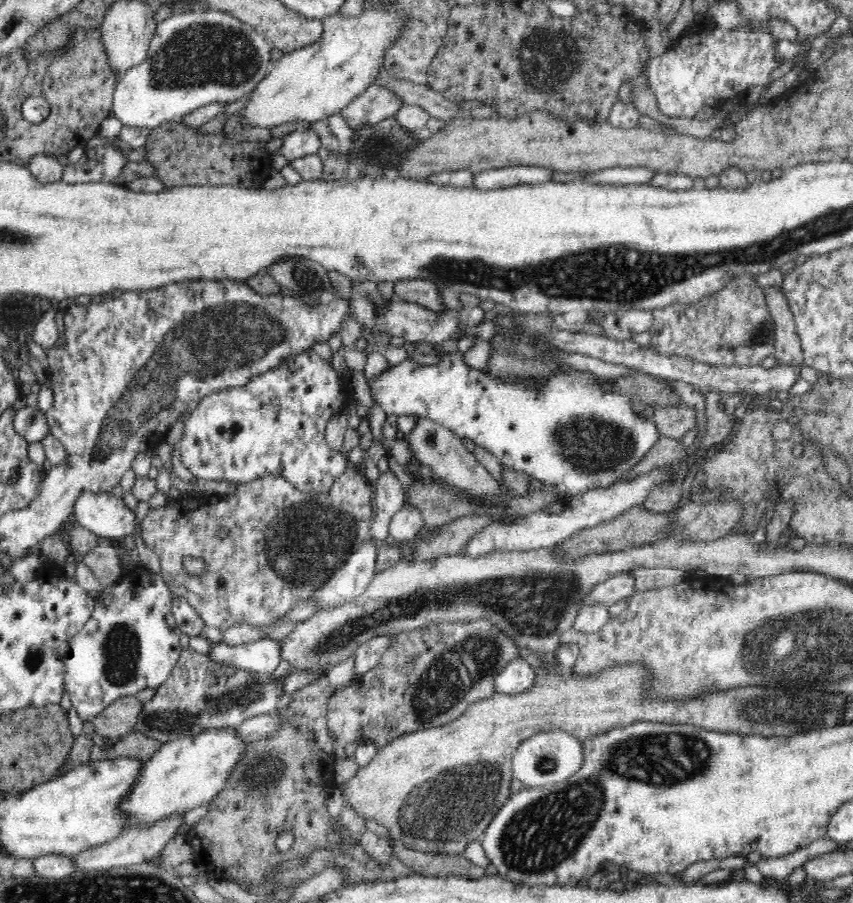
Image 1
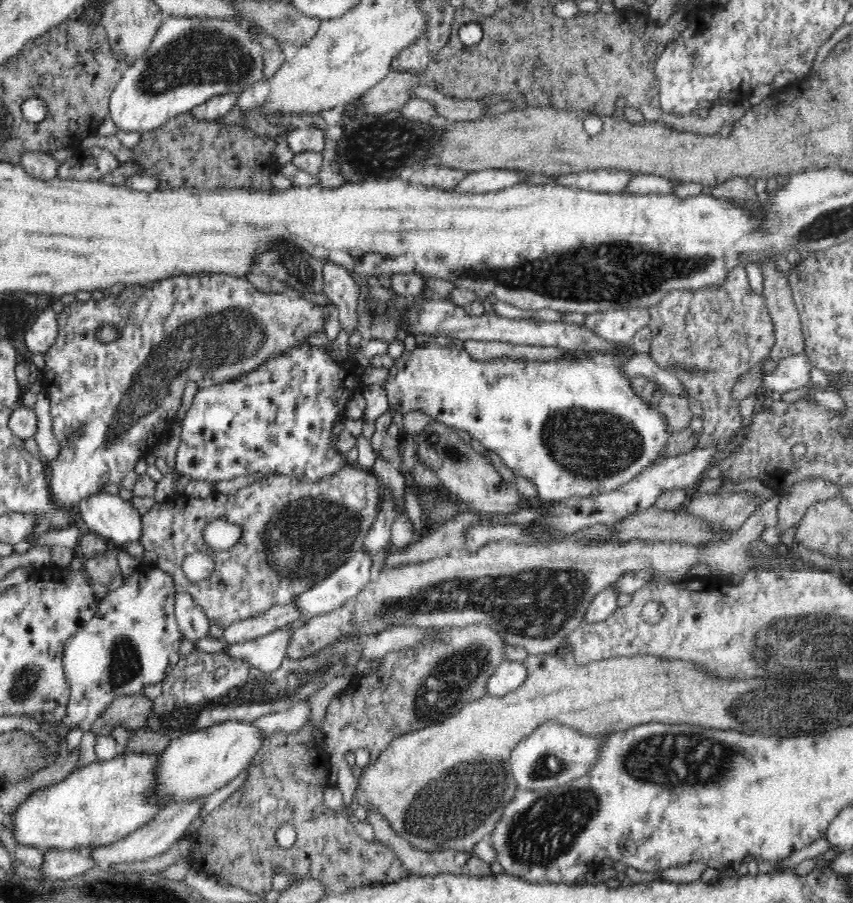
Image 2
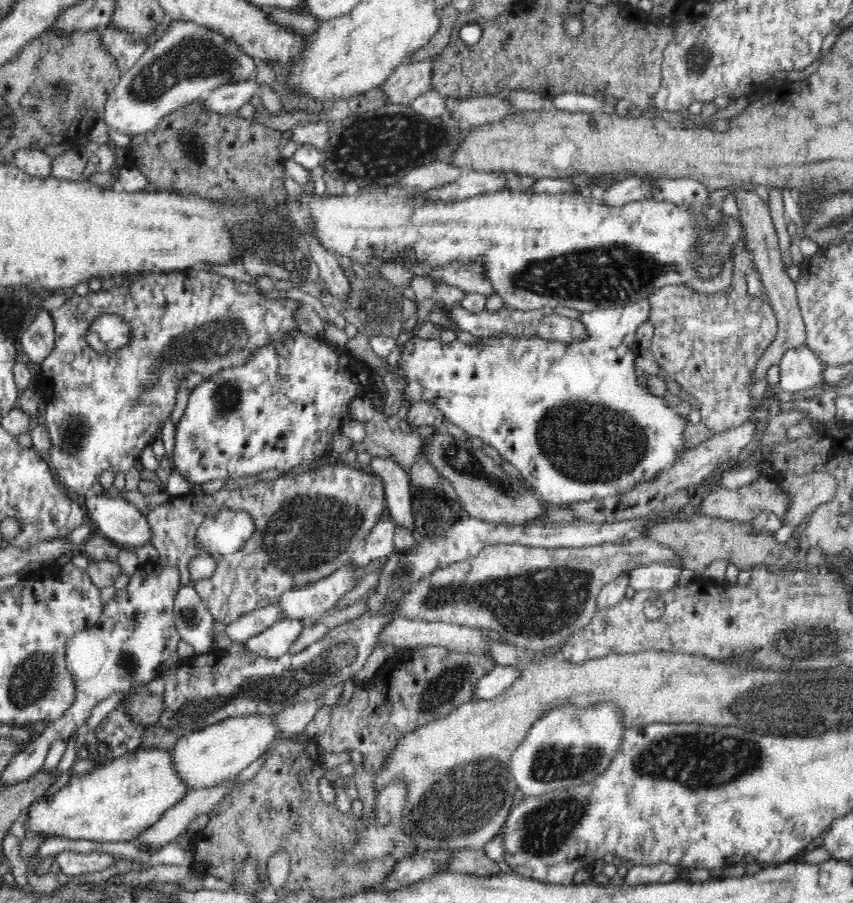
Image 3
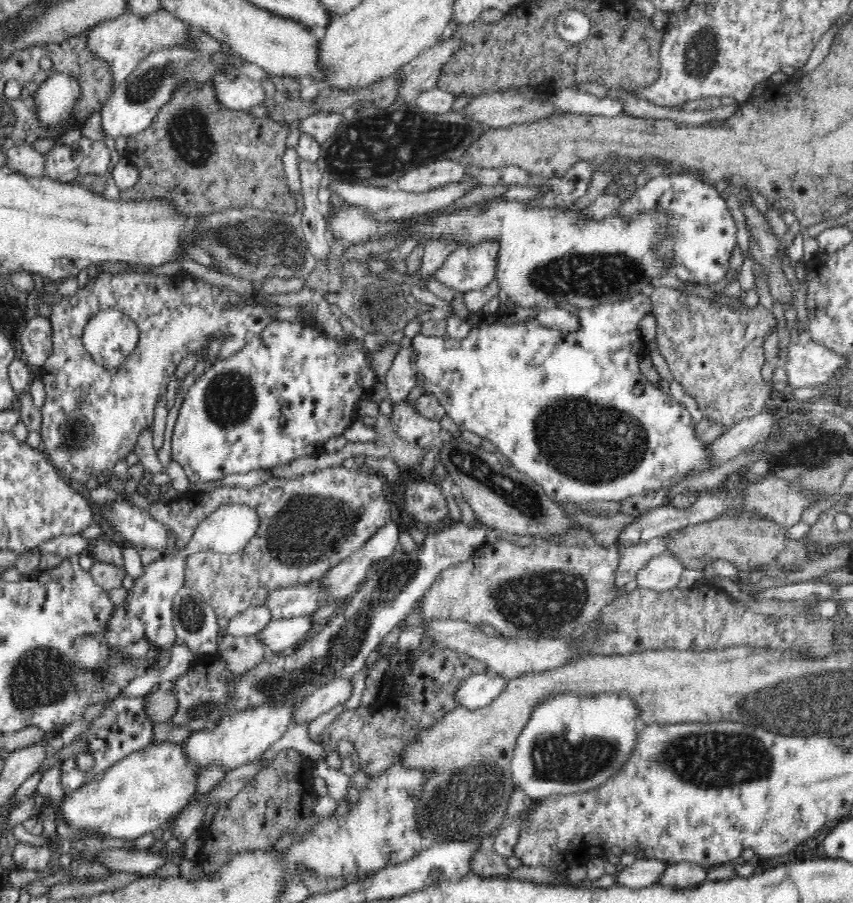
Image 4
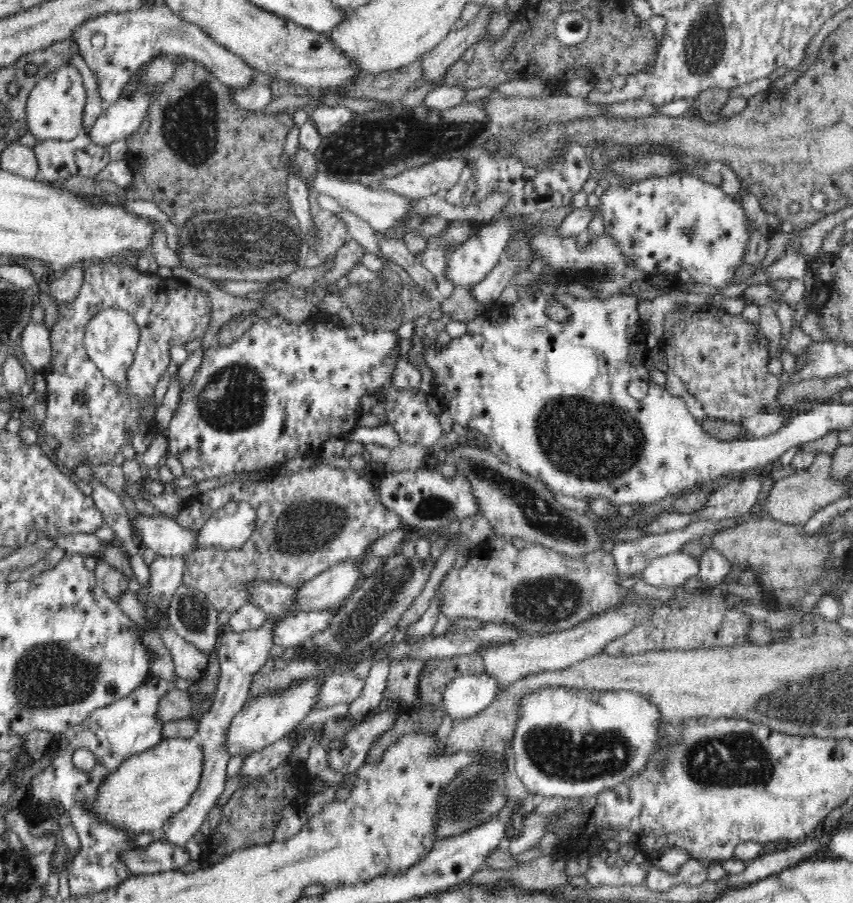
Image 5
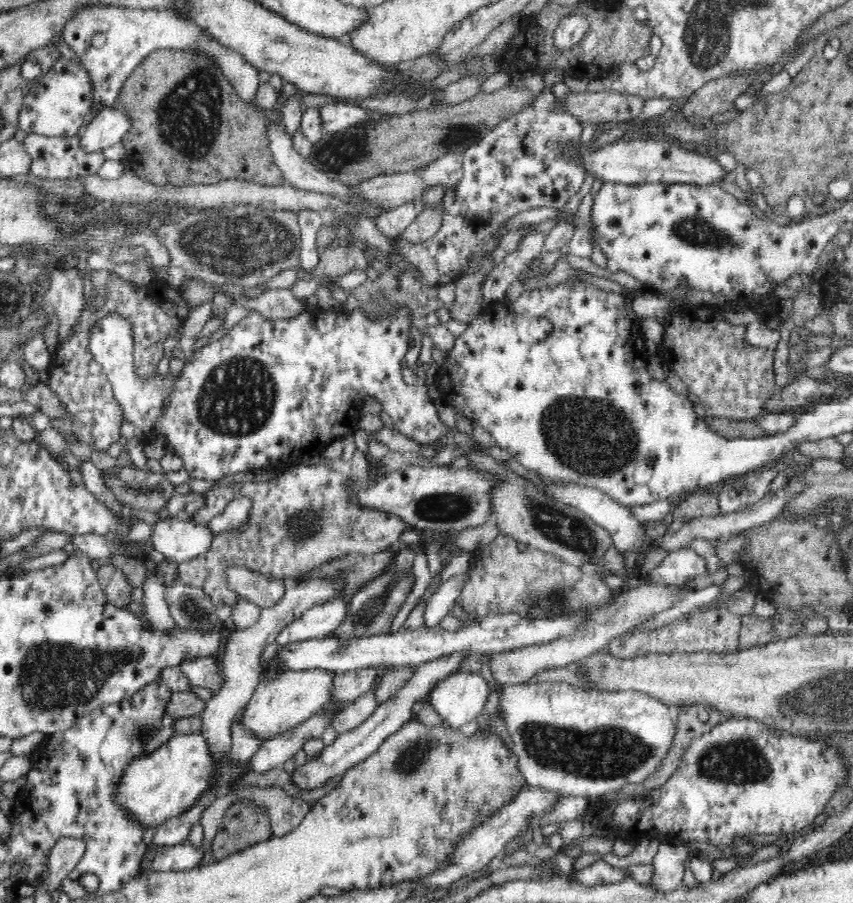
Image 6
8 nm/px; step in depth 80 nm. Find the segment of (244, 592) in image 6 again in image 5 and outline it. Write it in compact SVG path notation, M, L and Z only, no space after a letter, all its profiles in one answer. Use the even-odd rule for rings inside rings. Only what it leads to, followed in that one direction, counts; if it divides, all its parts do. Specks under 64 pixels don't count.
M253 581L245 590L251 594L250 603L254 603L270 617L284 617L295 606L297 587L280 582Z

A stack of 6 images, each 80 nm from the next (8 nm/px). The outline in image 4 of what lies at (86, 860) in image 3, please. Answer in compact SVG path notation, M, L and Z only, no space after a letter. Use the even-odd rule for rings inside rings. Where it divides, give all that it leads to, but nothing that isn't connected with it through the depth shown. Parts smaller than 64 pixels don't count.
M123 848L110 850L109 868L114 872L132 872L136 875L150 875L164 864L164 856L158 852L129 851Z

